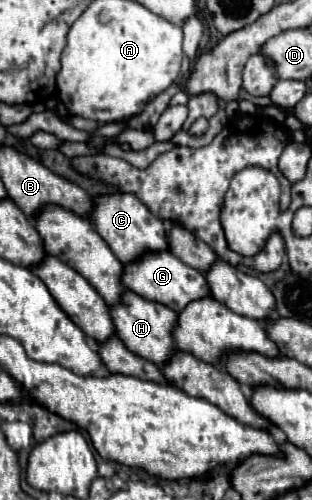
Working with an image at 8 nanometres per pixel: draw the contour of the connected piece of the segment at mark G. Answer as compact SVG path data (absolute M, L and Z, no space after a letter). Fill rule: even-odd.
M146 251L146 255L140 255L134 263L126 263L124 271L122 271L122 283L130 291L134 291L150 301L158 301L158 303L174 309L176 313L182 311L182 307L186 307L186 303L190 303L194 299L202 299L210 293L204 273L188 267L178 257L174 257L170 251Z

